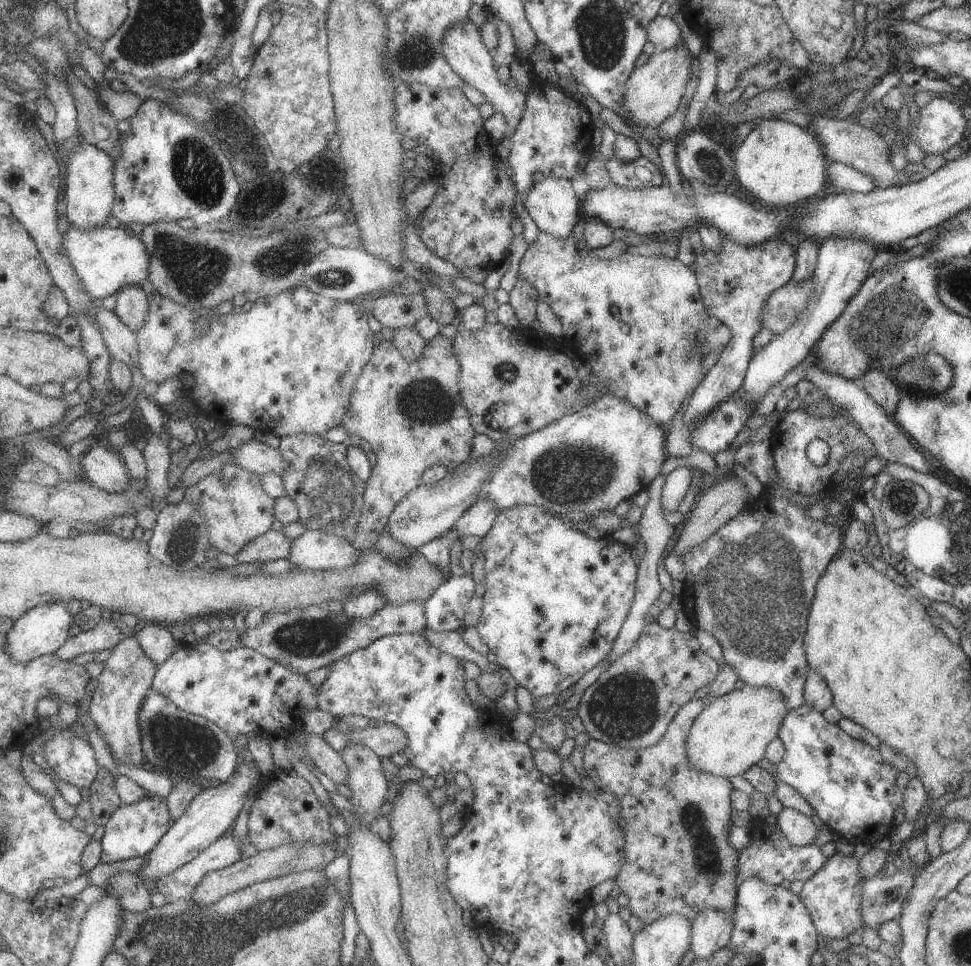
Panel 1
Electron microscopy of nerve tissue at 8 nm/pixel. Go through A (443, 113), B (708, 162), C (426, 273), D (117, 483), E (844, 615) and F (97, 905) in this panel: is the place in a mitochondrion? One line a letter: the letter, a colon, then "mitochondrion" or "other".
A: other
B: mitochondrion
C: other
D: other
E: other
F: other

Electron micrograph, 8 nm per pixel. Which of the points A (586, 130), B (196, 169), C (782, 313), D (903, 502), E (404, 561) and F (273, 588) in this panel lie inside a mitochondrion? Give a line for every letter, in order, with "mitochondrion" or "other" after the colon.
A: other
B: mitochondrion
C: mitochondrion
D: mitochondrion
E: other
F: other

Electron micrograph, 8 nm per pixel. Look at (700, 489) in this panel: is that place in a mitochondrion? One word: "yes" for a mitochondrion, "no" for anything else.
no

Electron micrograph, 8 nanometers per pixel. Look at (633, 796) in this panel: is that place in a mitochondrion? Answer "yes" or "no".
no

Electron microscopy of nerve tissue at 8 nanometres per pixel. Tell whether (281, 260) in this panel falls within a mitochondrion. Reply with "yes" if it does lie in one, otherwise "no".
yes

